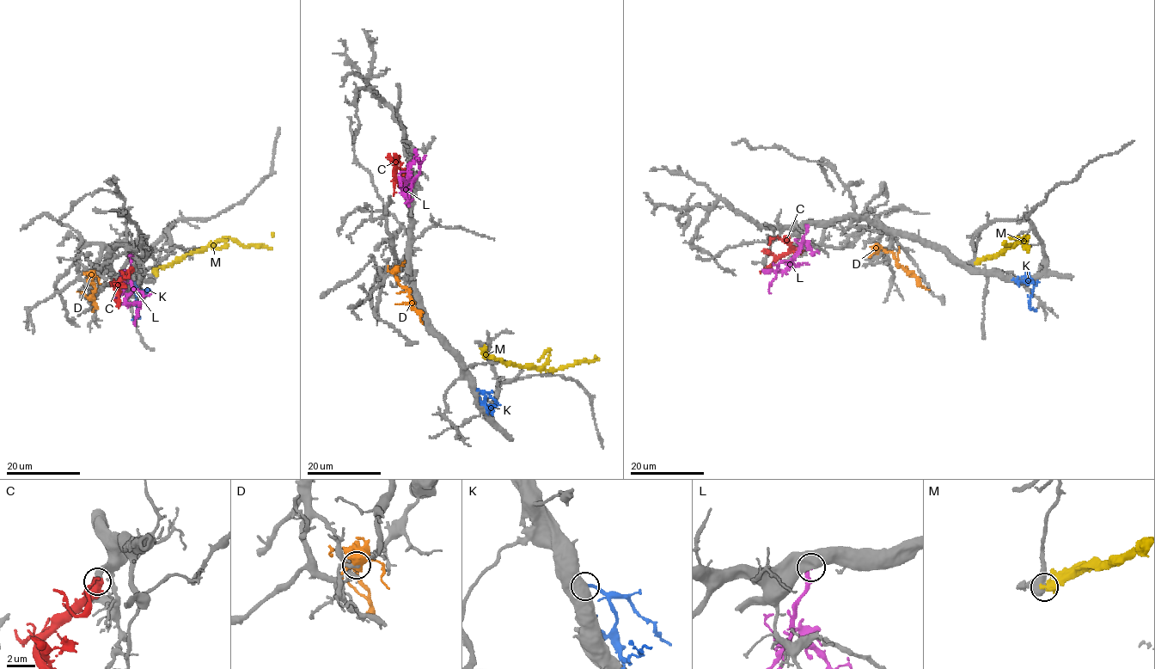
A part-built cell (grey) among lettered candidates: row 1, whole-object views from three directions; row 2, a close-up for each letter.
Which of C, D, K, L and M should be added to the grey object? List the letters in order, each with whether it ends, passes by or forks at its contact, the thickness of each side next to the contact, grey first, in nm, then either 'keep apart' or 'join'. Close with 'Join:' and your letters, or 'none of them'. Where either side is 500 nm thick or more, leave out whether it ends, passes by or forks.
C: calibres 440 and 700 nm; join
D: calibres 300 and 600 nm; keep apart
K: calibres 750 and 280 nm; keep apart
L: calibres 850 and 360 nm; keep apart
M: calibres 550 and 550 nm; keep apart
Join: C

